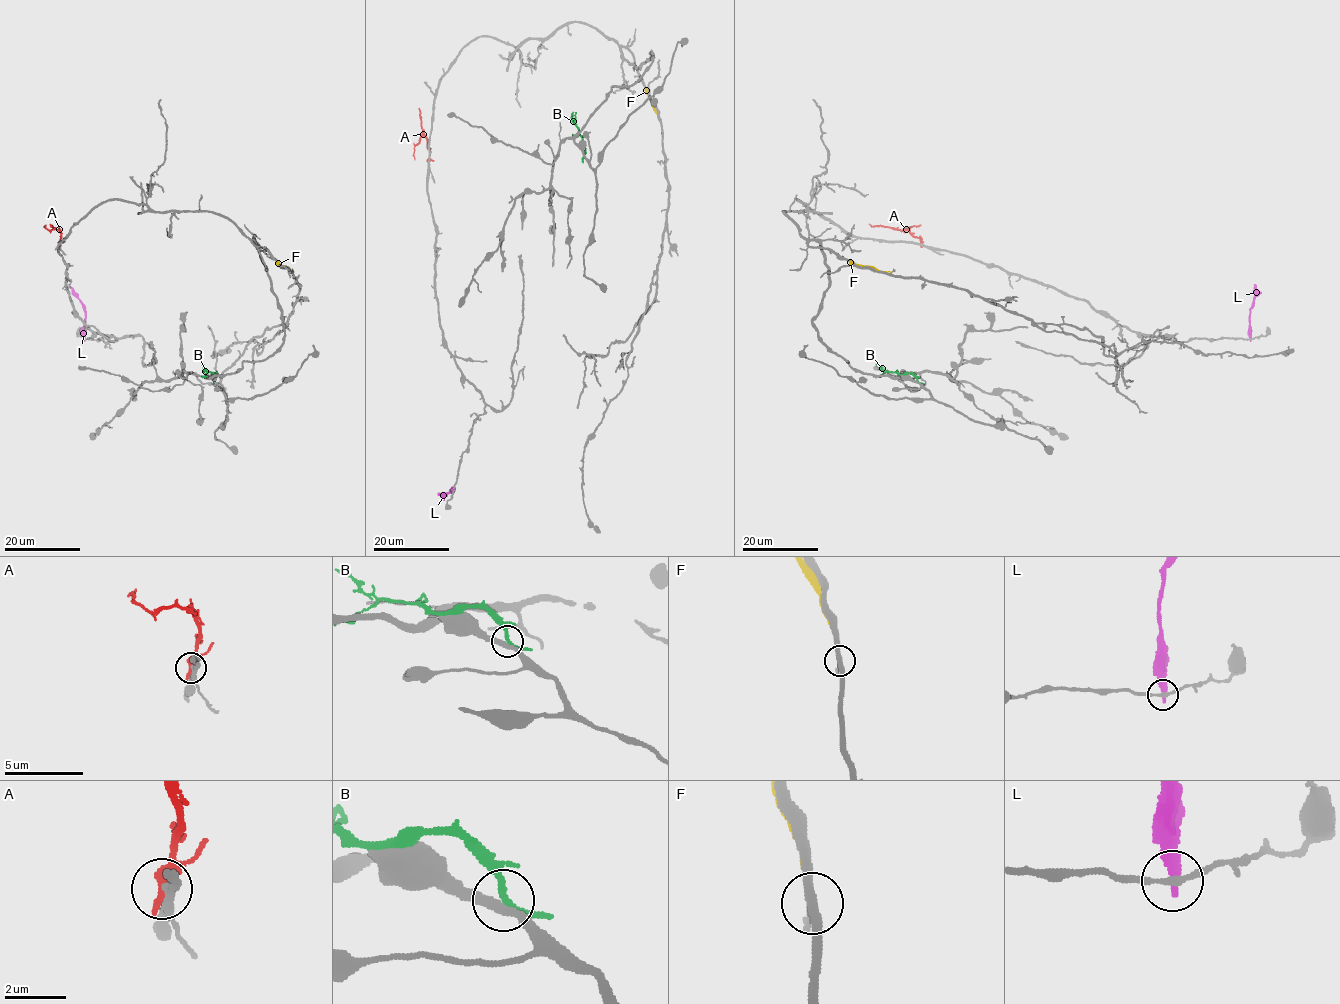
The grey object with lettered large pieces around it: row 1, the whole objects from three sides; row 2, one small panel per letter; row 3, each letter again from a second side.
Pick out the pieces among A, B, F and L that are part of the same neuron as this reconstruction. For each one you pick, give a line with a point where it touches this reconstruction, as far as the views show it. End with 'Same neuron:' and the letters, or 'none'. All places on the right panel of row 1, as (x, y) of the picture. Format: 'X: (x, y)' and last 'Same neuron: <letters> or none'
Same neuron: none

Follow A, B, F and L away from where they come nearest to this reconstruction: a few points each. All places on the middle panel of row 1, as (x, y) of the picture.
A: (427, 160), (429, 148), (421, 126), (419, 108)
B: (583, 156), (585, 144), (573, 111)
F: (662, 130), (646, 88)
L: (453, 489), (438, 494)

